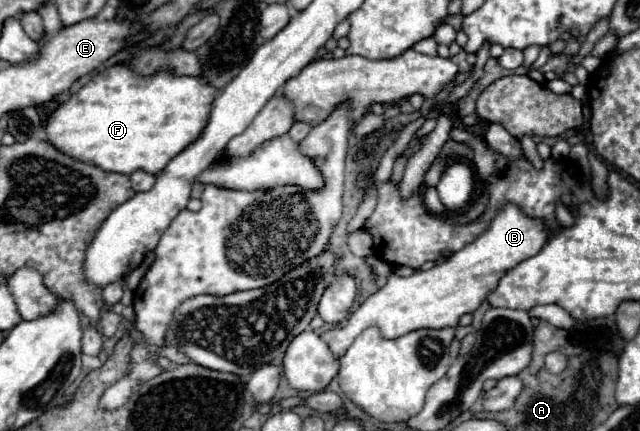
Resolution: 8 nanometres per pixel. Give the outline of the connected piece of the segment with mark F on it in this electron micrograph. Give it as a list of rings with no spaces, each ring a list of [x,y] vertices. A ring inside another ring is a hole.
[[[112,65],[112,67],[104,69],[104,71],[98,71],[76,95],[70,97],[70,101],[60,105],[50,115],[50,119],[46,123],[46,137],[58,151],[64,151],[66,155],[72,155],[72,157],[76,157],[80,161],[94,163],[94,165],[98,165],[104,171],[114,171],[114,173],[122,173],[122,175],[132,175],[134,171],[146,171],[146,173],[152,173],[152,175],[160,175],[164,171],[164,167],[170,163],[172,157],[176,157],[180,151],[184,151],[188,145],[192,145],[202,135],[204,127],[208,125],[208,117],[210,117],[210,109],[212,109],[214,97],[216,97],[216,87],[204,83],[200,77],[188,77],[188,75],[180,77],[180,75],[174,75],[170,71],[162,71],[162,69],[152,73],[152,75],[138,75],[128,65]]]

